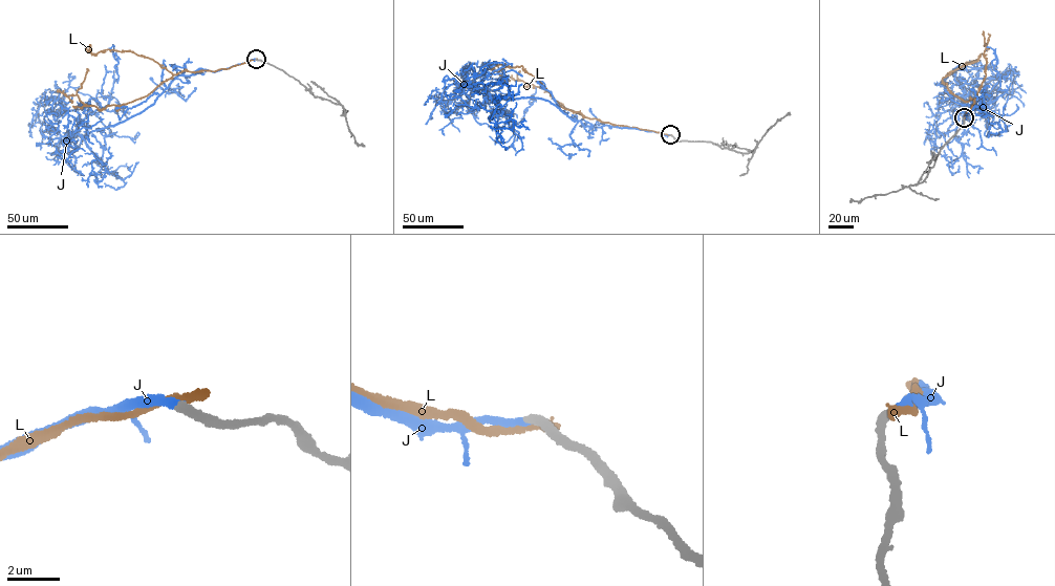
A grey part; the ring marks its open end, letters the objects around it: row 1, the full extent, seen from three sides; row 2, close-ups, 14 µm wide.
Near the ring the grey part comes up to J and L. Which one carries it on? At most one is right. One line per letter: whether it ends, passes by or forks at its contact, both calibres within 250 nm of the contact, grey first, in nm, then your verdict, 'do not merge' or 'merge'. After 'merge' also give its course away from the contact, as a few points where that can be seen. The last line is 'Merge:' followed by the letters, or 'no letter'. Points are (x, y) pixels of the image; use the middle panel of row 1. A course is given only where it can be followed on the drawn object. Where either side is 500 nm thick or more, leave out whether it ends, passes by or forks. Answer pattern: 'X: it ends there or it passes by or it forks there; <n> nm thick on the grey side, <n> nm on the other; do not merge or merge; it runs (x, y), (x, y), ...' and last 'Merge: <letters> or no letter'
J: it ends there; 360 nm thick on the grey side, 300 nm on the other; merge; it runs (670, 134), (585, 126), (548, 101), (503, 99), (485, 89), (515, 125), (532, 104), (535, 87)
L: it ends there; 380 nm thick on the grey side, 400 nm on the other; do not merge
Merge: J

